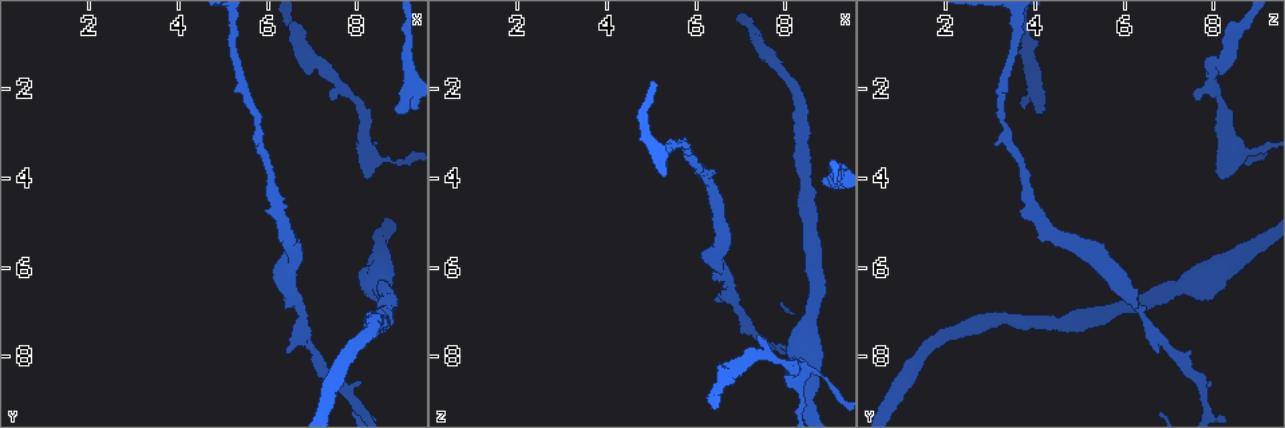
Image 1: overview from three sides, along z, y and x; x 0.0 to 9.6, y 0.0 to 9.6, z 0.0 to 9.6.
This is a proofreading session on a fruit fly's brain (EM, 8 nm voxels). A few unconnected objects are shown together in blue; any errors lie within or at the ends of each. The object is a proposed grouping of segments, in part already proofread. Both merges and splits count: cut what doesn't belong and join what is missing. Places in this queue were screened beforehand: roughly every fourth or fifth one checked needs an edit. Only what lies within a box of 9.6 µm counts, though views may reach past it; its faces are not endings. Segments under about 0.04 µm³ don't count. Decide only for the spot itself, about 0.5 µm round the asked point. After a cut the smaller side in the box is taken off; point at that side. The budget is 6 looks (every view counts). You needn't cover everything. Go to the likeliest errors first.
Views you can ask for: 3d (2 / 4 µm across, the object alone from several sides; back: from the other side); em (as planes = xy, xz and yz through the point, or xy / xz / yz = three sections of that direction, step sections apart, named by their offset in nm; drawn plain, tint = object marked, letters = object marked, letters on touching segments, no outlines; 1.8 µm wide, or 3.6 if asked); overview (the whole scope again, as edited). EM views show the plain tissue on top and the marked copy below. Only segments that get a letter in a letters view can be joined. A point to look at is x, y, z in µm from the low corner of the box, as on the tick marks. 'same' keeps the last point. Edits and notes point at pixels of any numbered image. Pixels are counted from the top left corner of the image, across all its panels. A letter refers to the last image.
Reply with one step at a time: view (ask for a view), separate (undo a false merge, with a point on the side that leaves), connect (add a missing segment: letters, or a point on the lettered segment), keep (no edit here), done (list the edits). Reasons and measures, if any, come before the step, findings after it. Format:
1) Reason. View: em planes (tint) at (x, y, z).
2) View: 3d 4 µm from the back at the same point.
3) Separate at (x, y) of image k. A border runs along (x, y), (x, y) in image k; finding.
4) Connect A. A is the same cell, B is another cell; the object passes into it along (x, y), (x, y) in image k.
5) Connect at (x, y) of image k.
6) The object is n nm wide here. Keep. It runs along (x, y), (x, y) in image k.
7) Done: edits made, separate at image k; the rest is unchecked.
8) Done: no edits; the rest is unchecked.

Branch stops here. View: 3d 2 µm at (7.35, 2.15, 7.50).

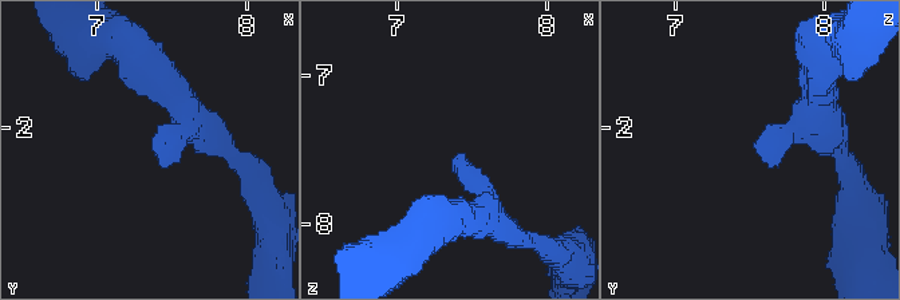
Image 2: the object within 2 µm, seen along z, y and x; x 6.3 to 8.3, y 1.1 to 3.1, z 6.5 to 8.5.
Now the EM. View: em xy step 8 (letters) at (7.38, 2.14, 7.56).

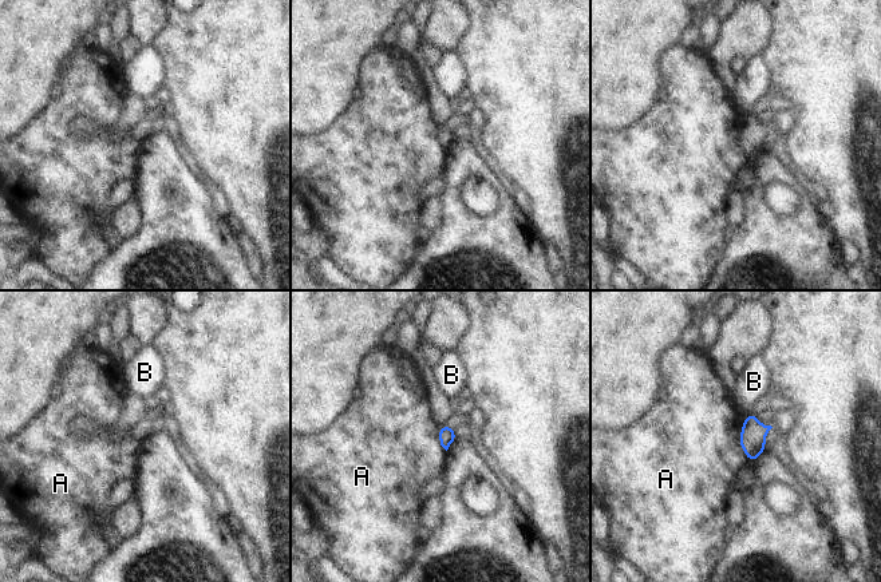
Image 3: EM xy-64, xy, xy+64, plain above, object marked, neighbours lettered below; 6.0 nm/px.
View: em planes (letters) at the same point.

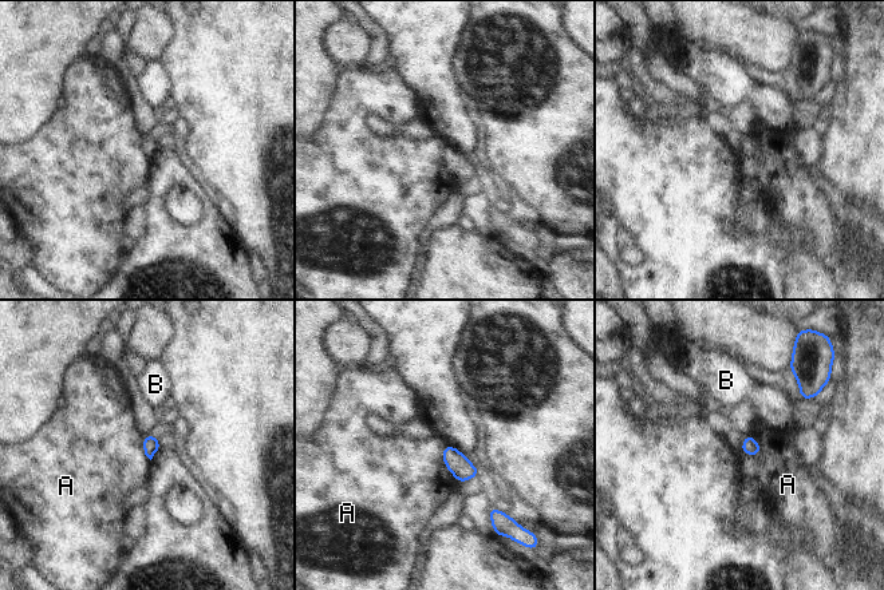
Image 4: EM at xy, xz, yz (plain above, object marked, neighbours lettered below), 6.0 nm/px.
The object is 100 nm wide here. Keep. A and B are other cells; no lettered segment goes on from it.

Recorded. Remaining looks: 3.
A narrow waist. View: em planes (letters) at (8.20, 3.50, 8.35).

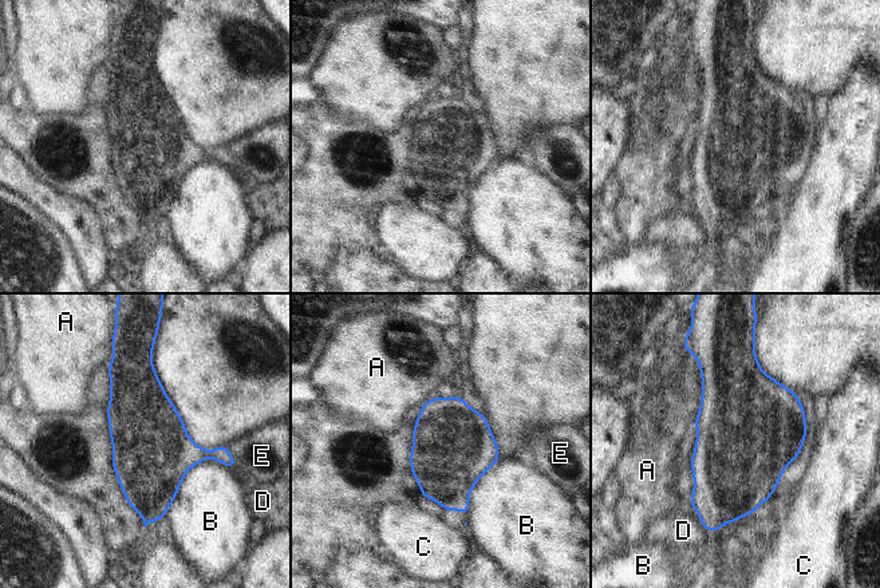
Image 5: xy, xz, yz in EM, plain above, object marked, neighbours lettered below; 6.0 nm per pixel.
Keep. A, B, C, D and E are other cells; a border runs along (697, 362), (701, 405), (693, 425) in image 5; continuous, no second neuron.

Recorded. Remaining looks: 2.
Done: no edits; the rest is unchecked.

